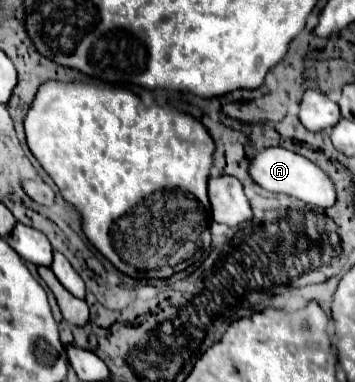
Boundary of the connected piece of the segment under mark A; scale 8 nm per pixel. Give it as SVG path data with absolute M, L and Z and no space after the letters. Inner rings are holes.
M264 148L250 162L250 176L268 192L282 192L306 202L312 208L330 208L336 204L336 188L330 176L318 168L312 160L286 150L286 148Z

